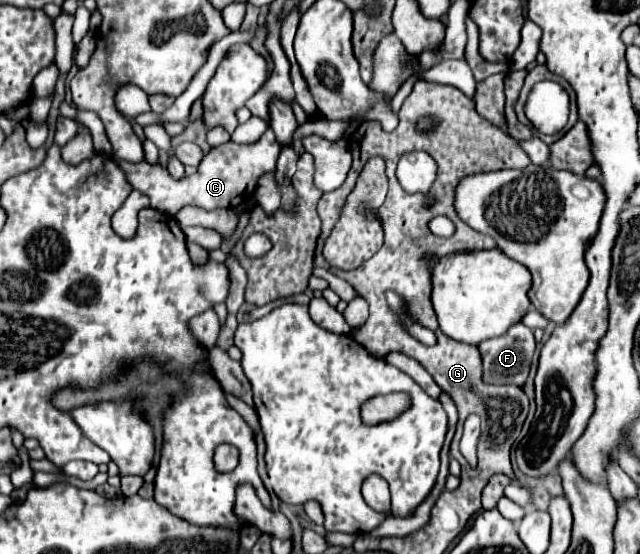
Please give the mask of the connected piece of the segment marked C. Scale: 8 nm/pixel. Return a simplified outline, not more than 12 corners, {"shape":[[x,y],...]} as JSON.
{"shape":[[272,130],[212,148],[196,174],[118,162],[150,206],[236,208],[276,168]]}

